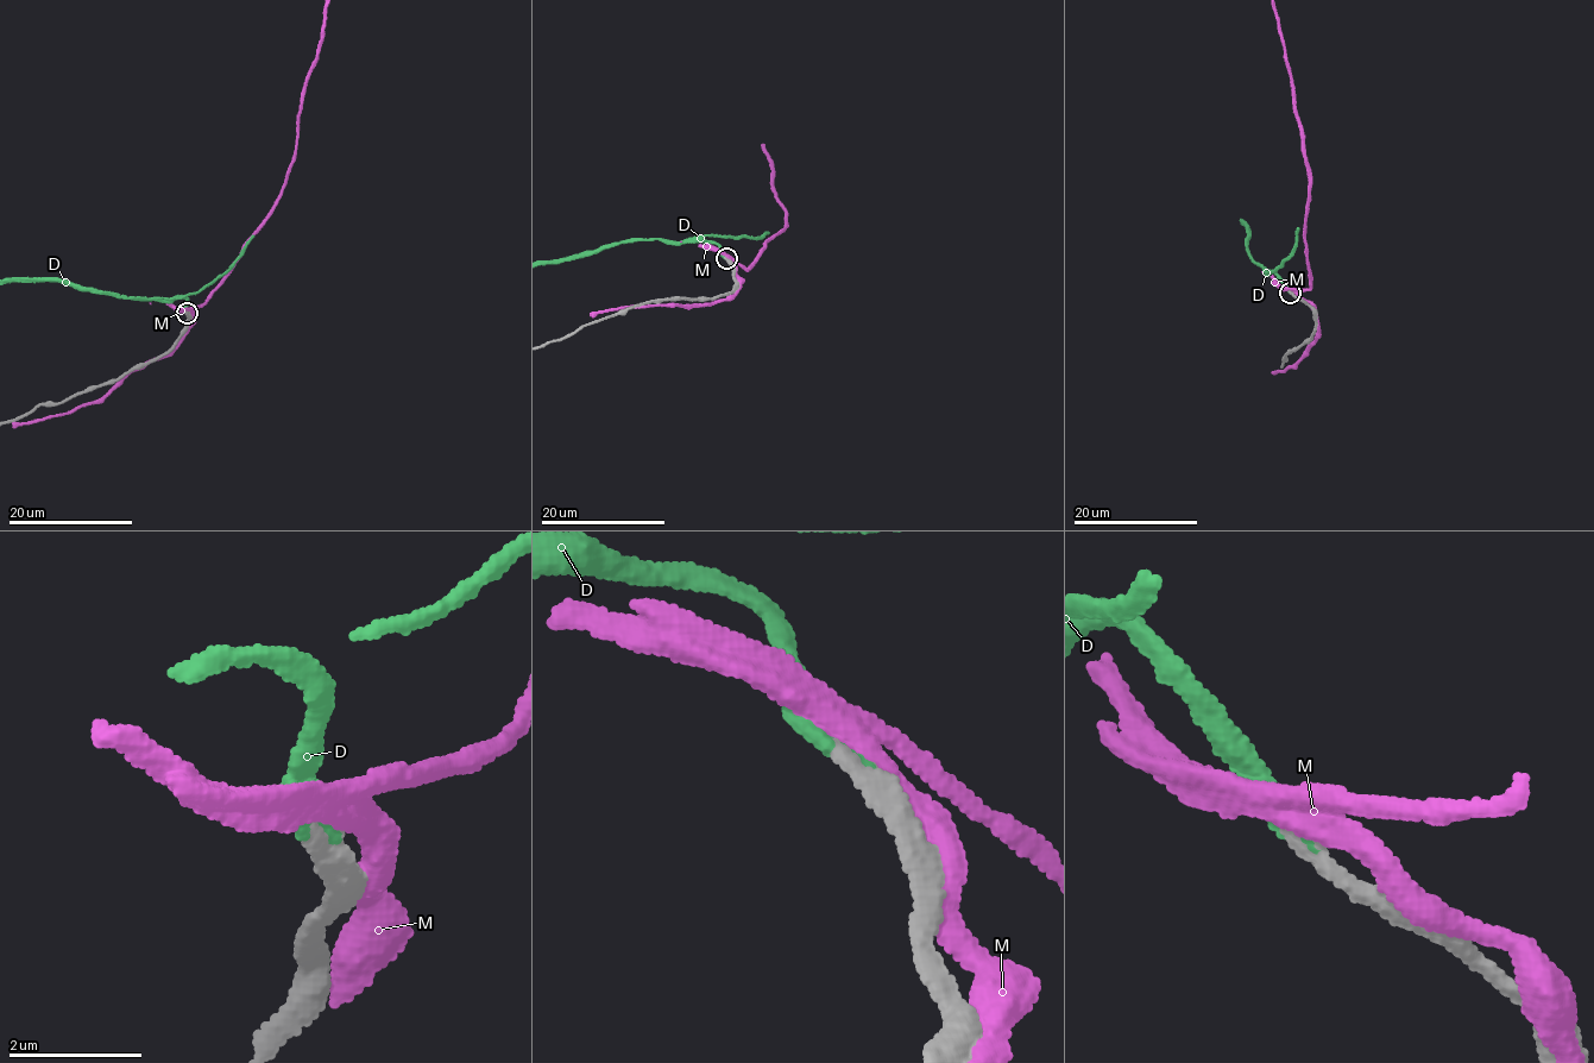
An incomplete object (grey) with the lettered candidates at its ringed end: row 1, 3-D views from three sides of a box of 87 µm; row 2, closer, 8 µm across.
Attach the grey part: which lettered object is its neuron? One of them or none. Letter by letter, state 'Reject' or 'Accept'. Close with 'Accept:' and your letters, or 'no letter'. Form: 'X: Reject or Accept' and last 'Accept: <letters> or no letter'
D: Accept
M: Reject
Accept: D

